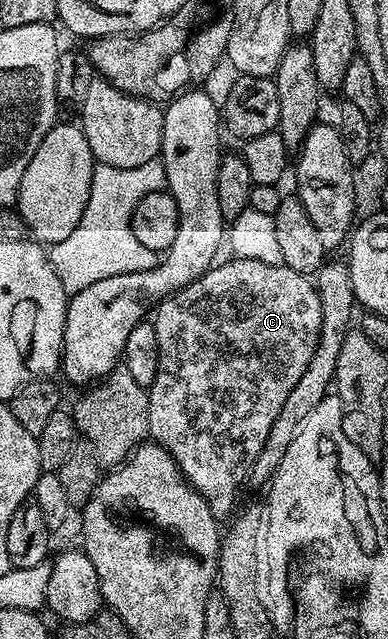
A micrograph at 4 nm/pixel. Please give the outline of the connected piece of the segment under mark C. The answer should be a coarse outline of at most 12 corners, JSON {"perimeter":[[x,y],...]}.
{"perimeter":[[234,256],[156,306],[149,437],[219,519],[307,371],[306,274]]}

